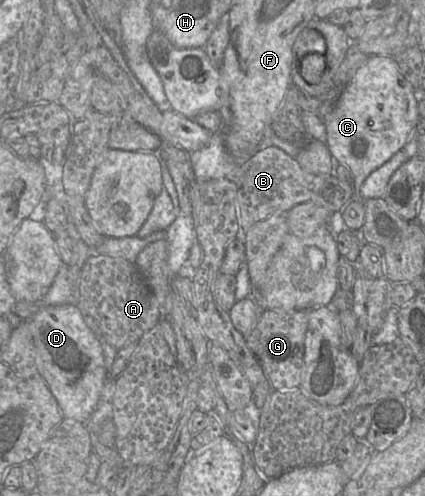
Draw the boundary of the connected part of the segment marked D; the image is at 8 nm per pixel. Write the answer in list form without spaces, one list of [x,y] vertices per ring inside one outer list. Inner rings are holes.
[[[75,303],[49,305],[27,321],[38,371],[56,399],[64,419],[86,424],[101,395],[106,366],[100,340],[89,329]]]

